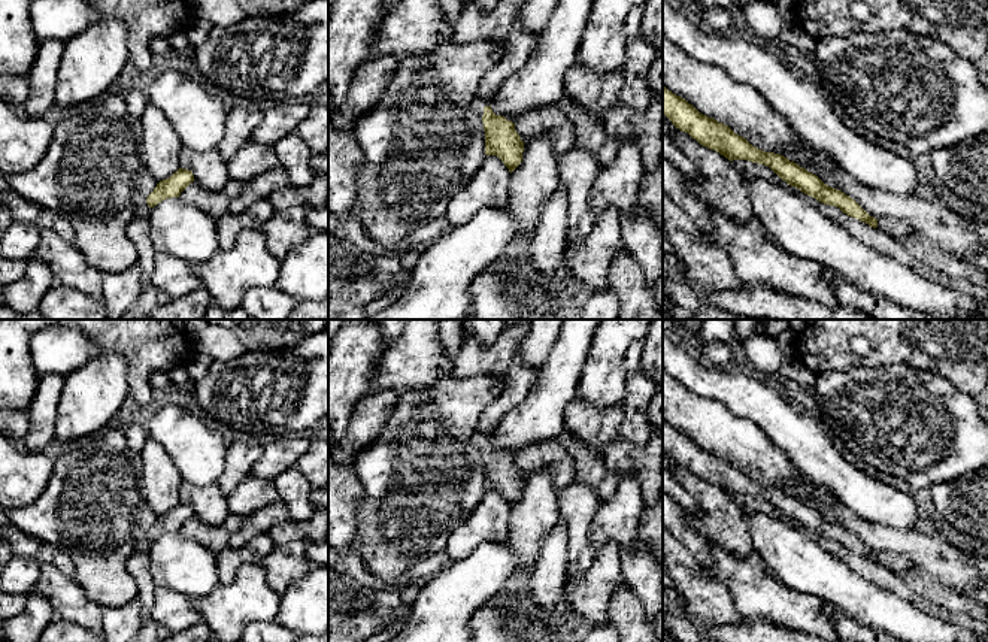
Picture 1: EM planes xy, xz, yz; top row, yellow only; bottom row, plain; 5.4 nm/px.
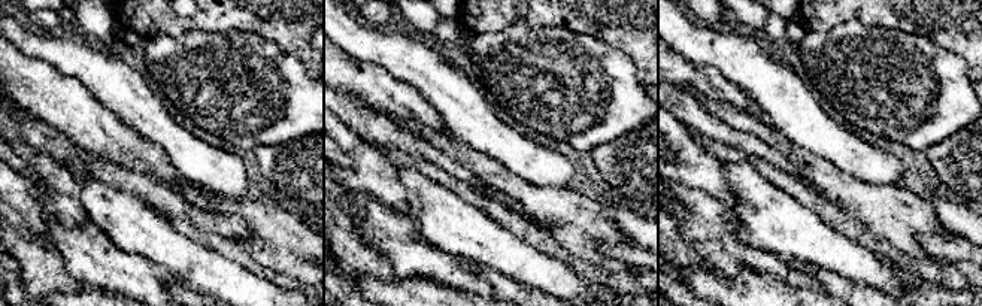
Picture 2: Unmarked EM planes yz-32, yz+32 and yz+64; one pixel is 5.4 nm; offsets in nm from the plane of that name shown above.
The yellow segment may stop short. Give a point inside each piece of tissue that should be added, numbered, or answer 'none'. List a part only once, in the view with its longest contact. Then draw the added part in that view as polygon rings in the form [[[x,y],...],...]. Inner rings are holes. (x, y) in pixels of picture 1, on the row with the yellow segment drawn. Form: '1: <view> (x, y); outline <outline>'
1: xz (479, 103); outline [[[476,97],[476,100],[470,105],[470,109],[472,109],[479,118],[482,118],[482,115],[484,115],[484,107],[485,107],[485,106],[491,106],[491,105],[493,105],[493,97],[491,97],[491,99]]]

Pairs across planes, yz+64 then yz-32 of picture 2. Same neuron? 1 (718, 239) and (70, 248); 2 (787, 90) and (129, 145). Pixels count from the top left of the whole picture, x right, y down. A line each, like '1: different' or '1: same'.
1: same
2: different

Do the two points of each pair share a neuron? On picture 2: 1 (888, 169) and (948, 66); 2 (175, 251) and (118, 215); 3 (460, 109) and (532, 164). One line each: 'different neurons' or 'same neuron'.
1: different neurons
2: same neuron
3: same neuron

